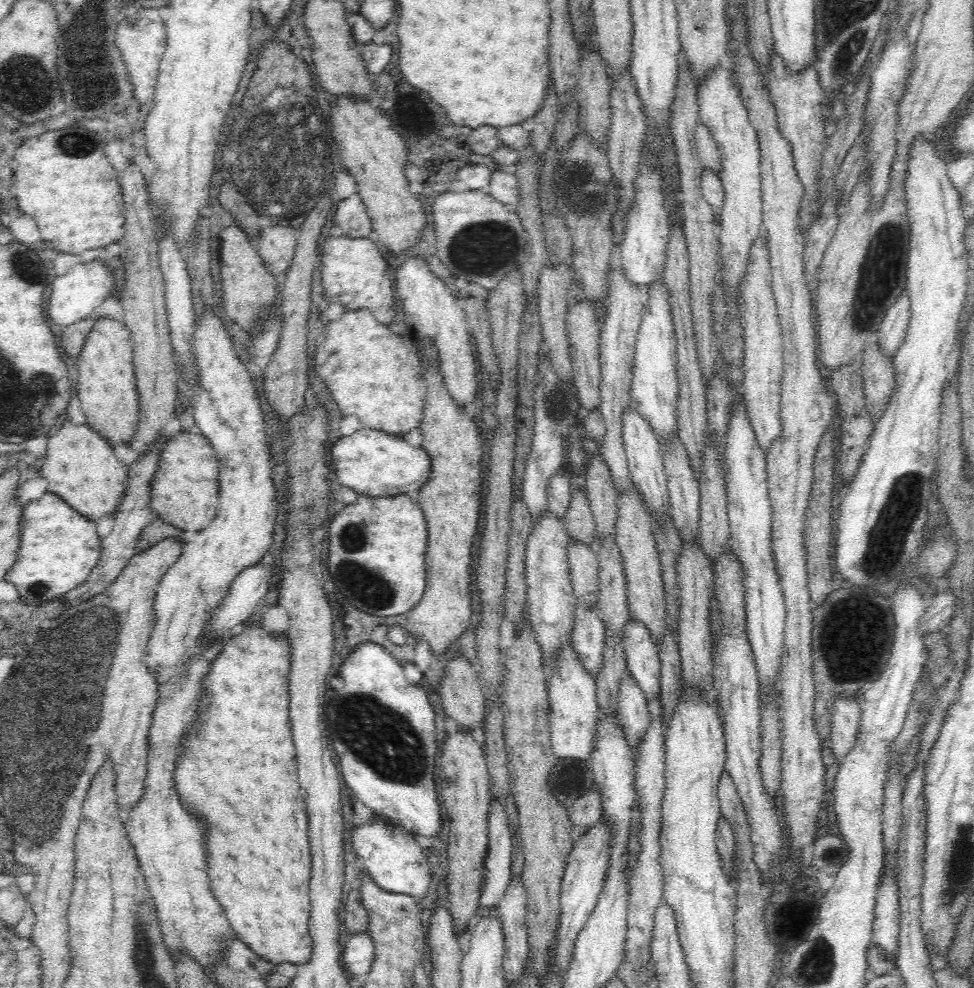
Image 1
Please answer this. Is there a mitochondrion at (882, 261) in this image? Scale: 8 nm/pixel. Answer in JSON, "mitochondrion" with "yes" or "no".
{"mitochondrion":"yes"}

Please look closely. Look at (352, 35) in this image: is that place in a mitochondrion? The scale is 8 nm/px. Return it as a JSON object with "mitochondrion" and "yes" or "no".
{"mitochondrion":"no"}

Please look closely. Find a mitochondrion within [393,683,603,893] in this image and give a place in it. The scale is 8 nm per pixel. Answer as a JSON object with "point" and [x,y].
{"point":[576,778]}

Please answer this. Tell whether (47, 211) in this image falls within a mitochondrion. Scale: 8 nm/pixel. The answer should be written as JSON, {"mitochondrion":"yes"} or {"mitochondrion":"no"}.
{"mitochondrion":"no"}

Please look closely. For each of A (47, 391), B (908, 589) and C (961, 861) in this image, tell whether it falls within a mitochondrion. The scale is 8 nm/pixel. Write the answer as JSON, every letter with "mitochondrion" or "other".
{"A":"other","B":"other","C":"mitochondrion"}

